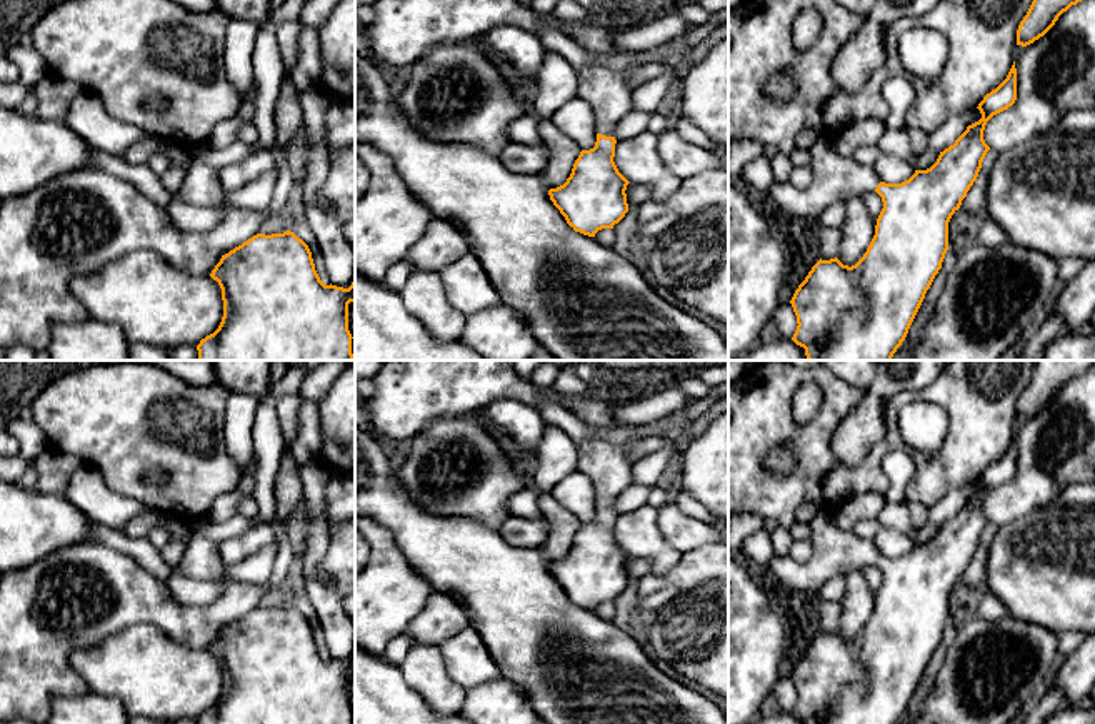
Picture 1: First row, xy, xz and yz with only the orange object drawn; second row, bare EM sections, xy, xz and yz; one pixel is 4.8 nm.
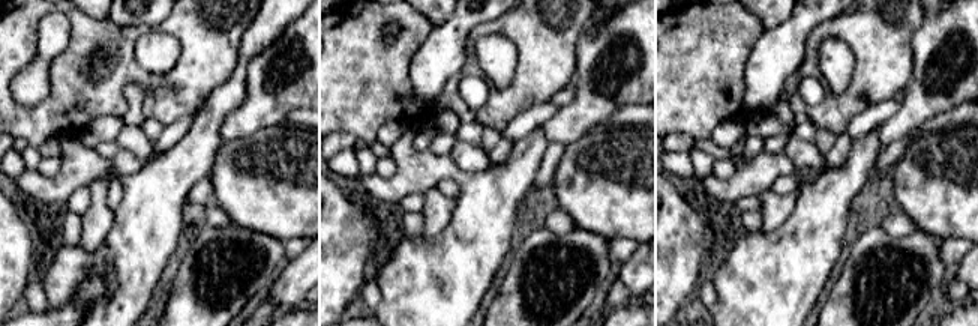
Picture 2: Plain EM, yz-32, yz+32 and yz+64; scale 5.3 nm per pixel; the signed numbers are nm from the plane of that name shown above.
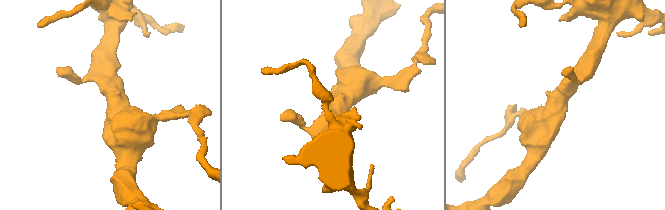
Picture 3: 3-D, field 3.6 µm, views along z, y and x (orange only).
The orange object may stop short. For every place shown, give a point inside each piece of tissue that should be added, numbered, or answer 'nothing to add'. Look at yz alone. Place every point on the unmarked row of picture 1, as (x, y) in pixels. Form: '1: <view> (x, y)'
1: yz (835, 553)

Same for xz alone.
1: xz (609, 466)

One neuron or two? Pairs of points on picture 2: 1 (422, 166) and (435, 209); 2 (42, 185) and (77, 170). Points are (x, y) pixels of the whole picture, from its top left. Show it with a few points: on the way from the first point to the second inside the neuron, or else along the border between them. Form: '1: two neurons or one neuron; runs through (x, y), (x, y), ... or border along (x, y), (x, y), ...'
1: two neurons; border along (434, 185), (423, 194)
2: one neuron; runs through (51, 185), (62, 185), (68, 179)

